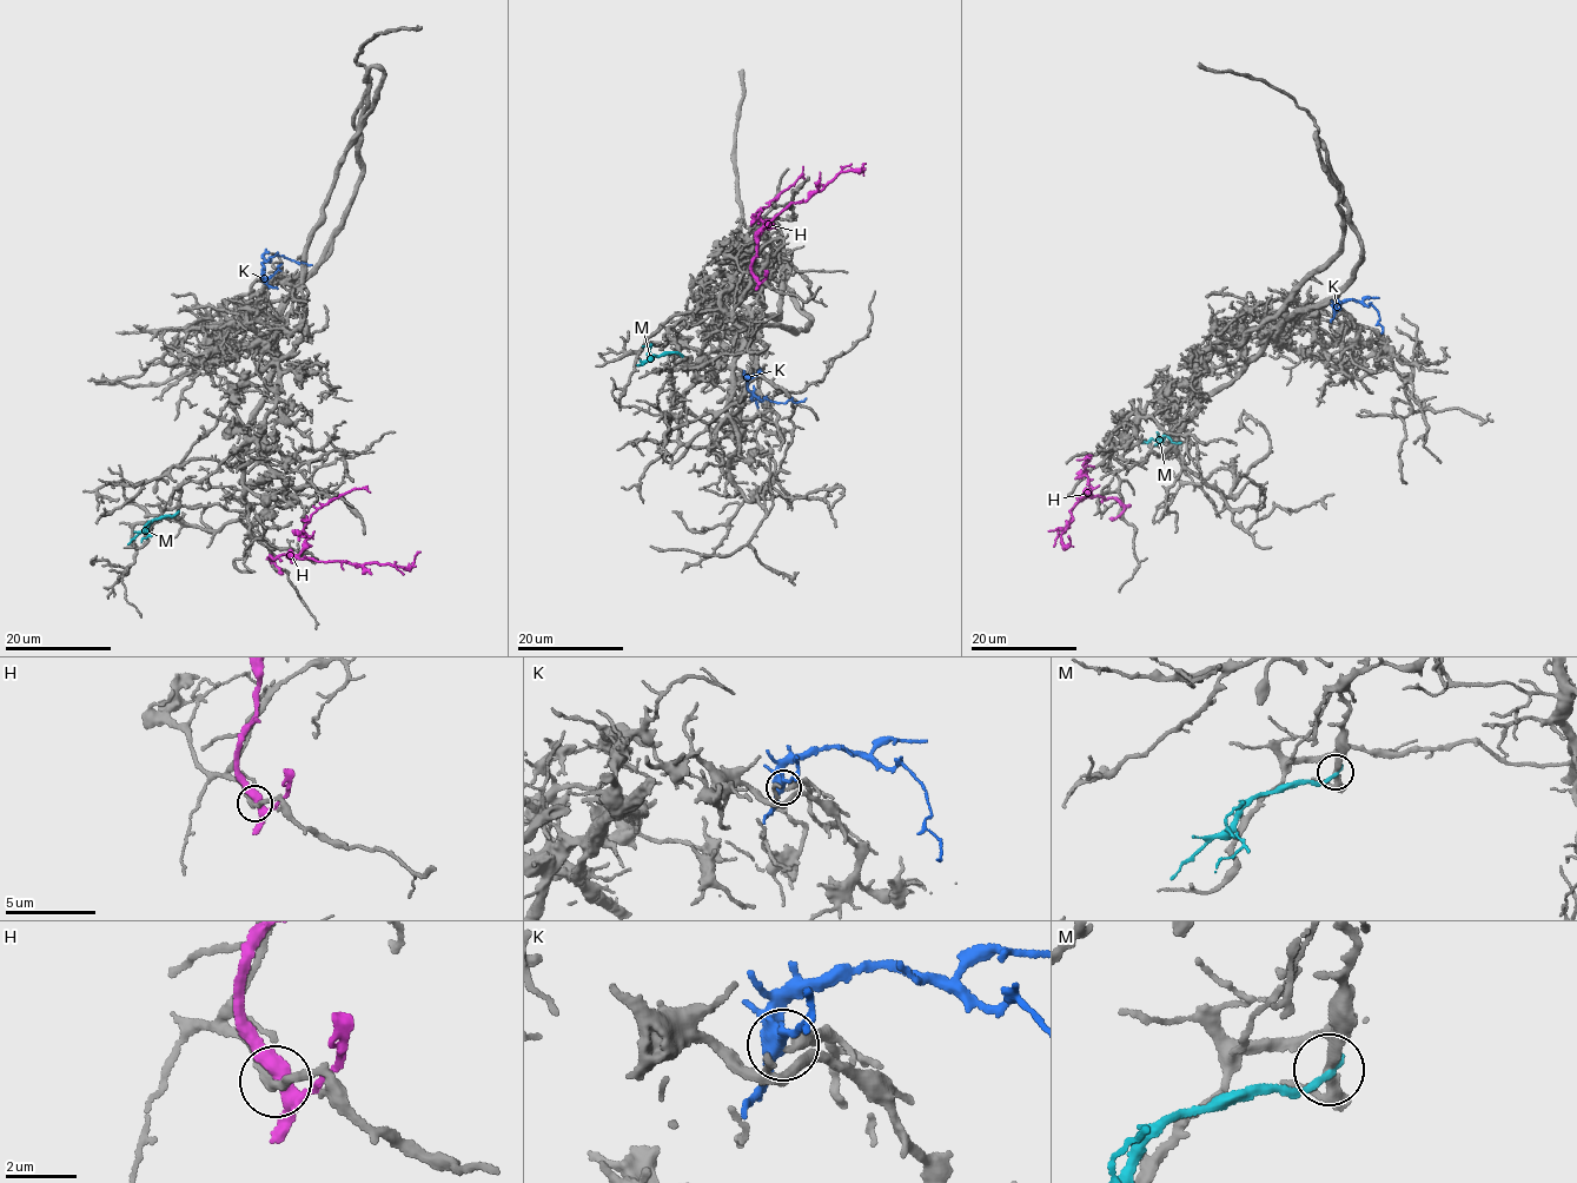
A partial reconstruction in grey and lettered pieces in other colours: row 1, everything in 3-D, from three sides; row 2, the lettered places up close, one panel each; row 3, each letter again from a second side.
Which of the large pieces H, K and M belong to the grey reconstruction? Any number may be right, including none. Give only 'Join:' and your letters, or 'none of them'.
Join: K

